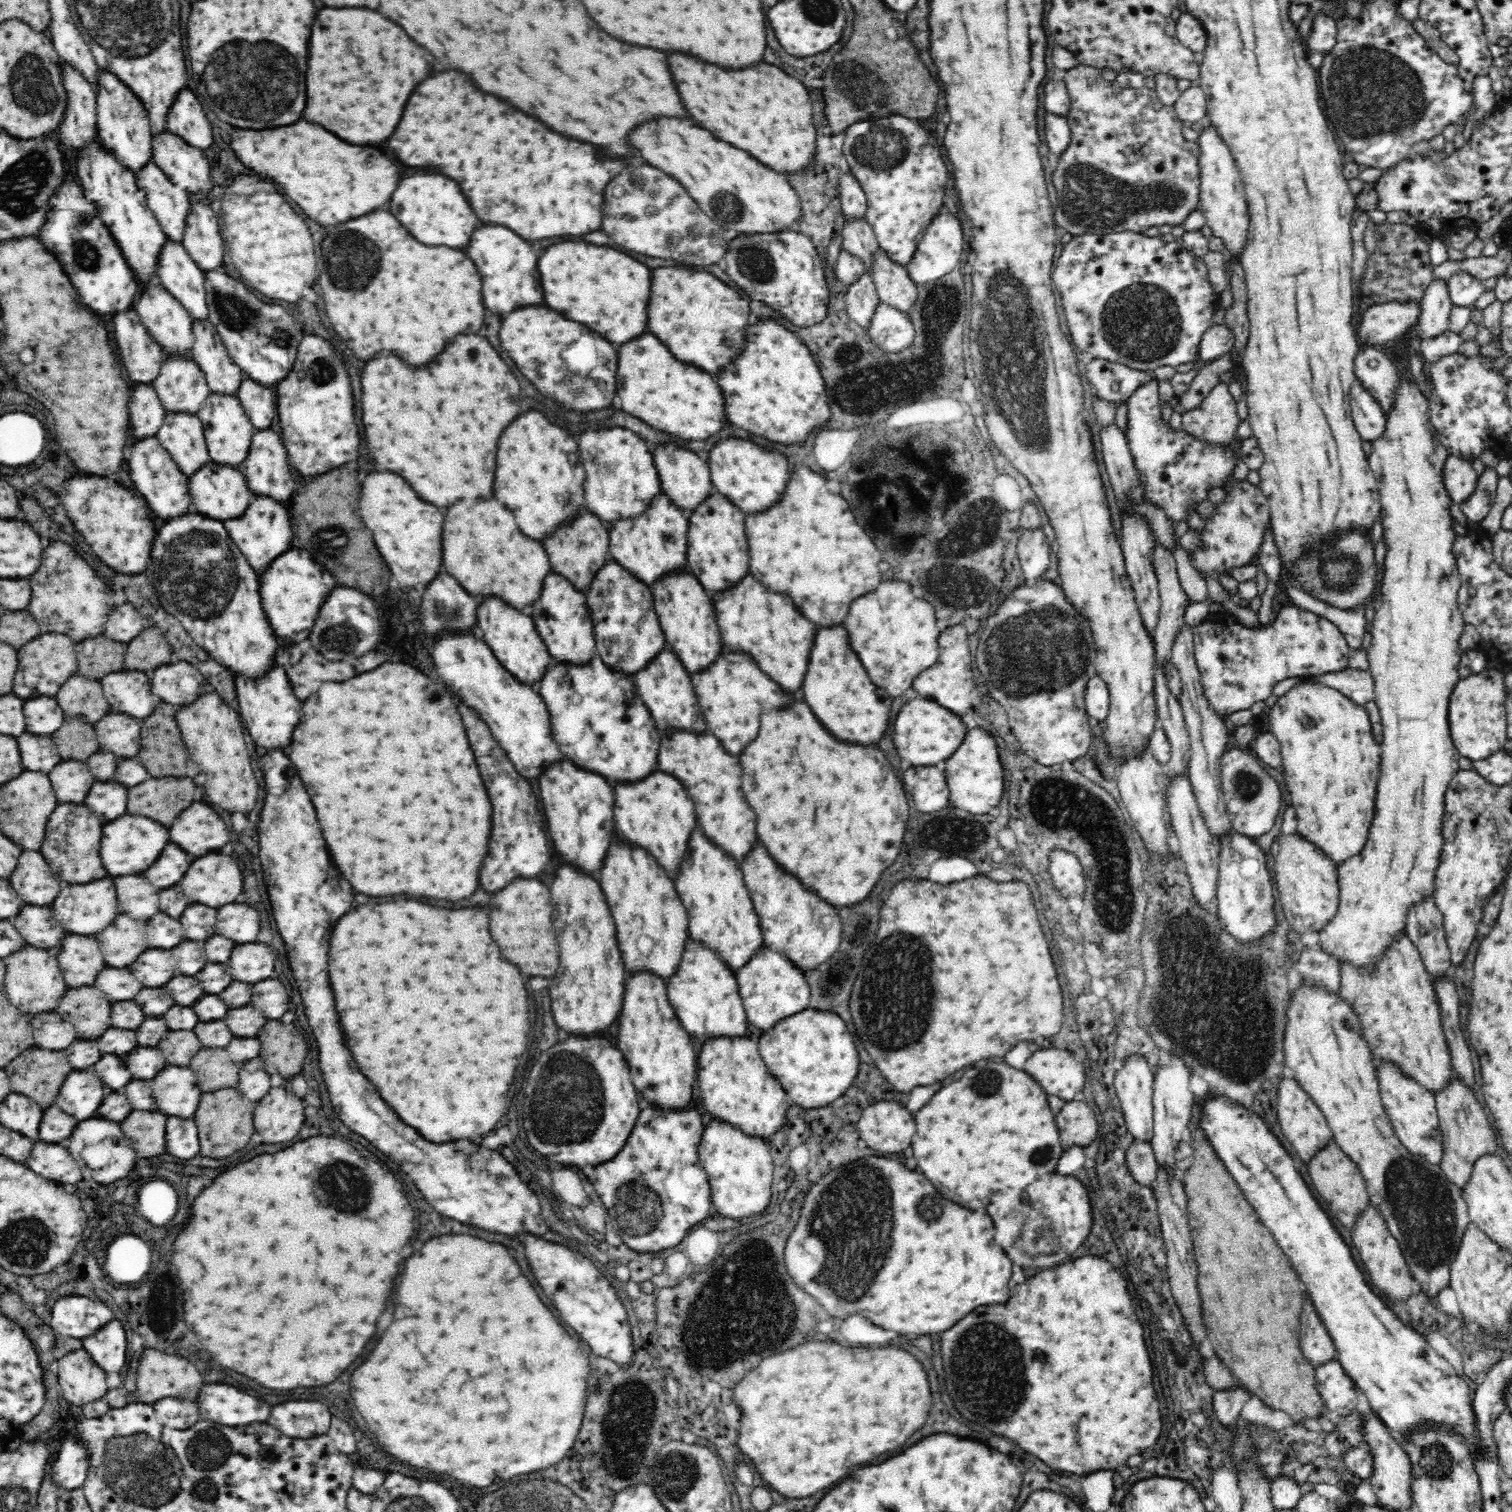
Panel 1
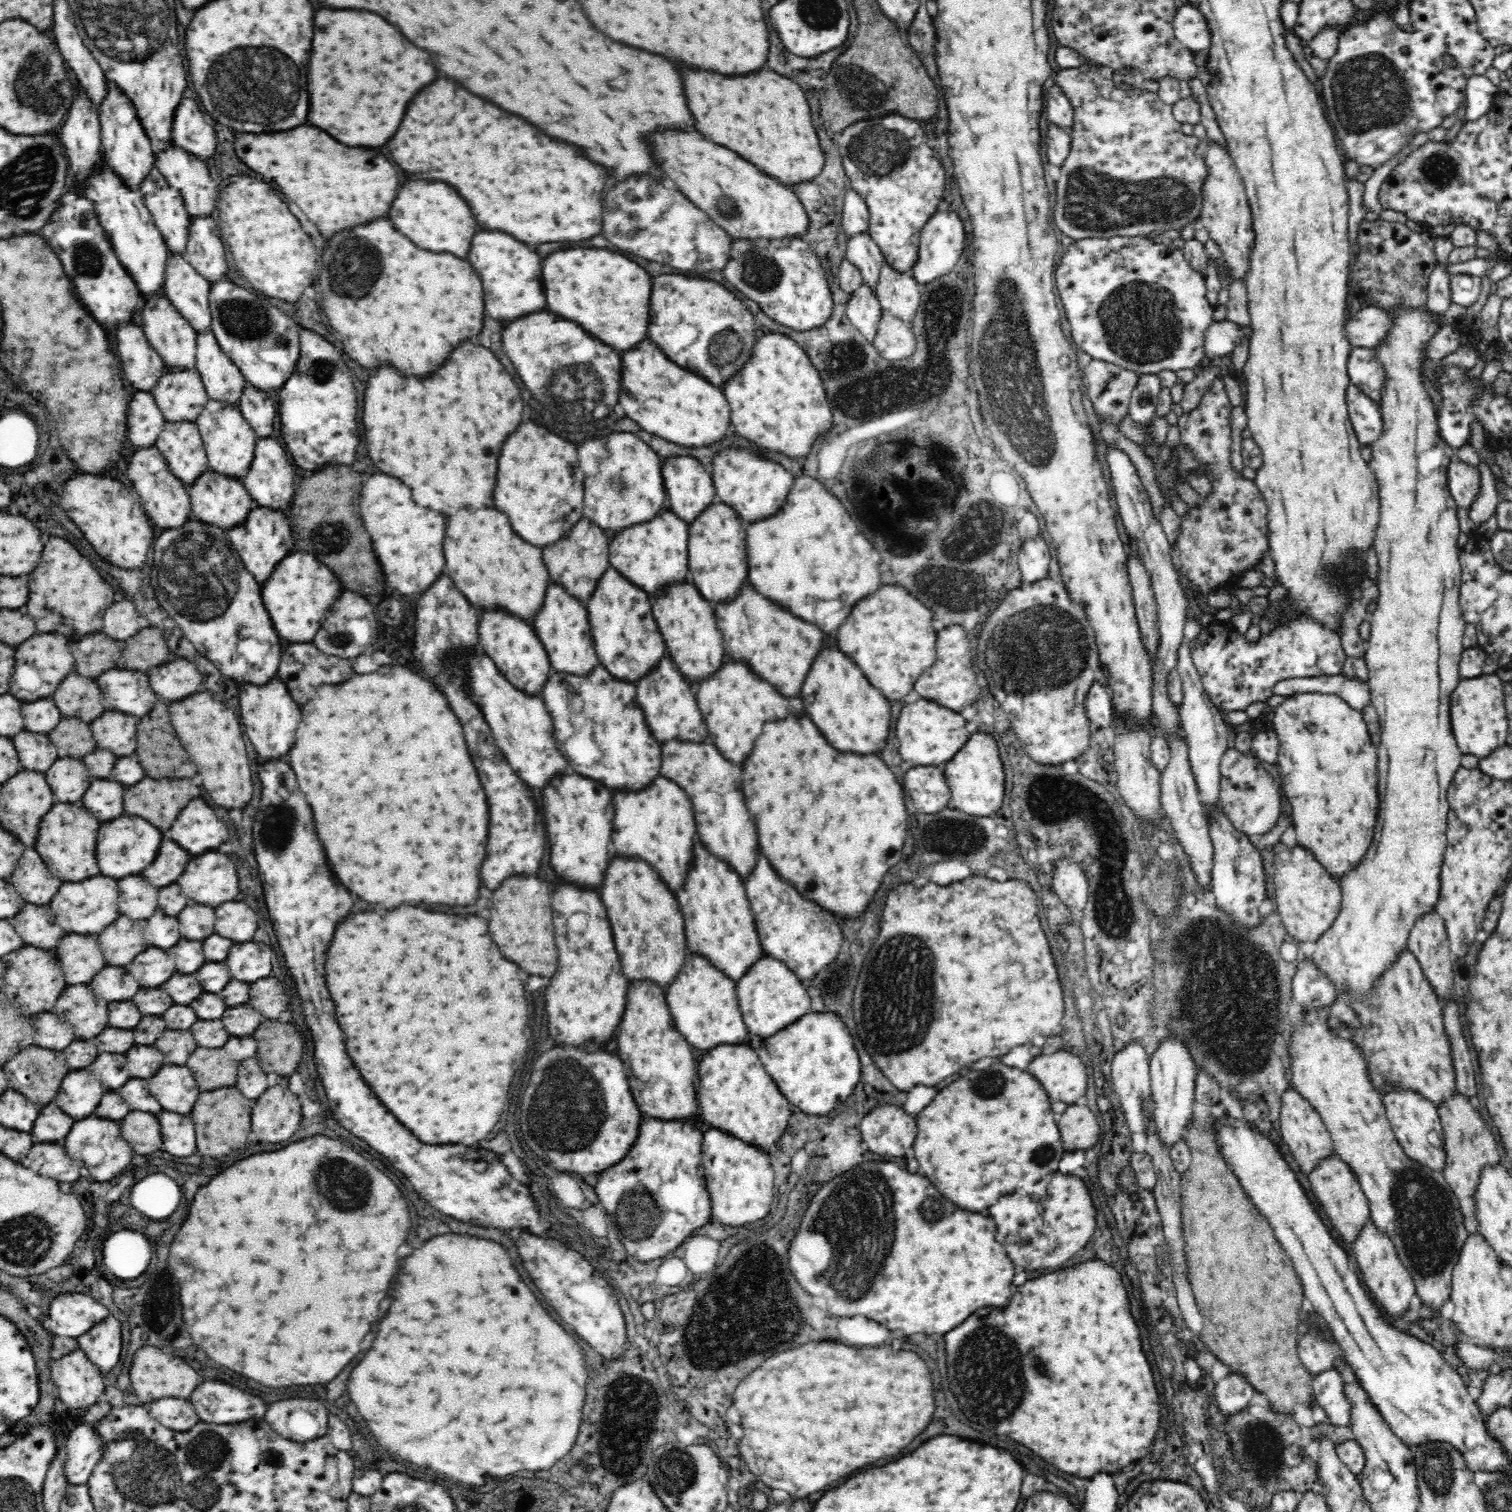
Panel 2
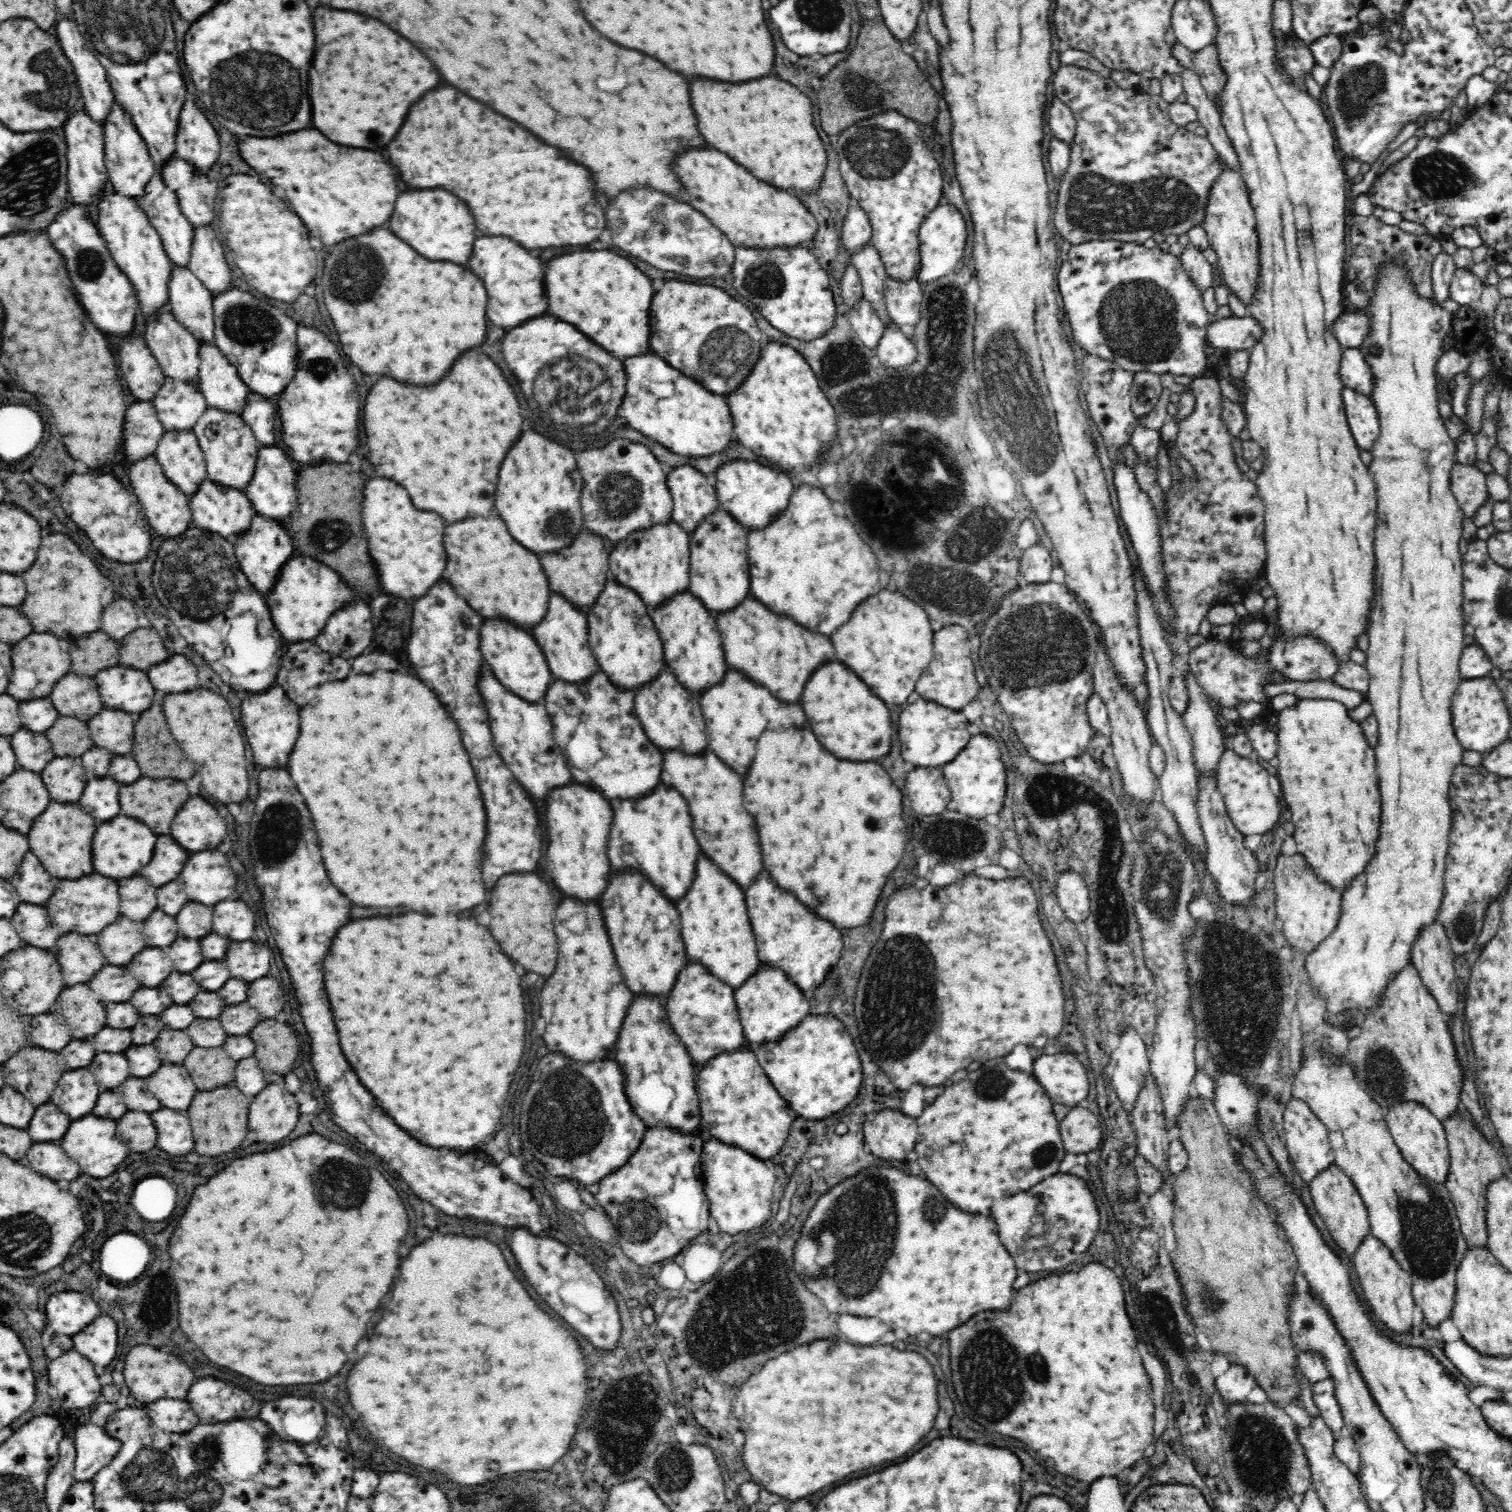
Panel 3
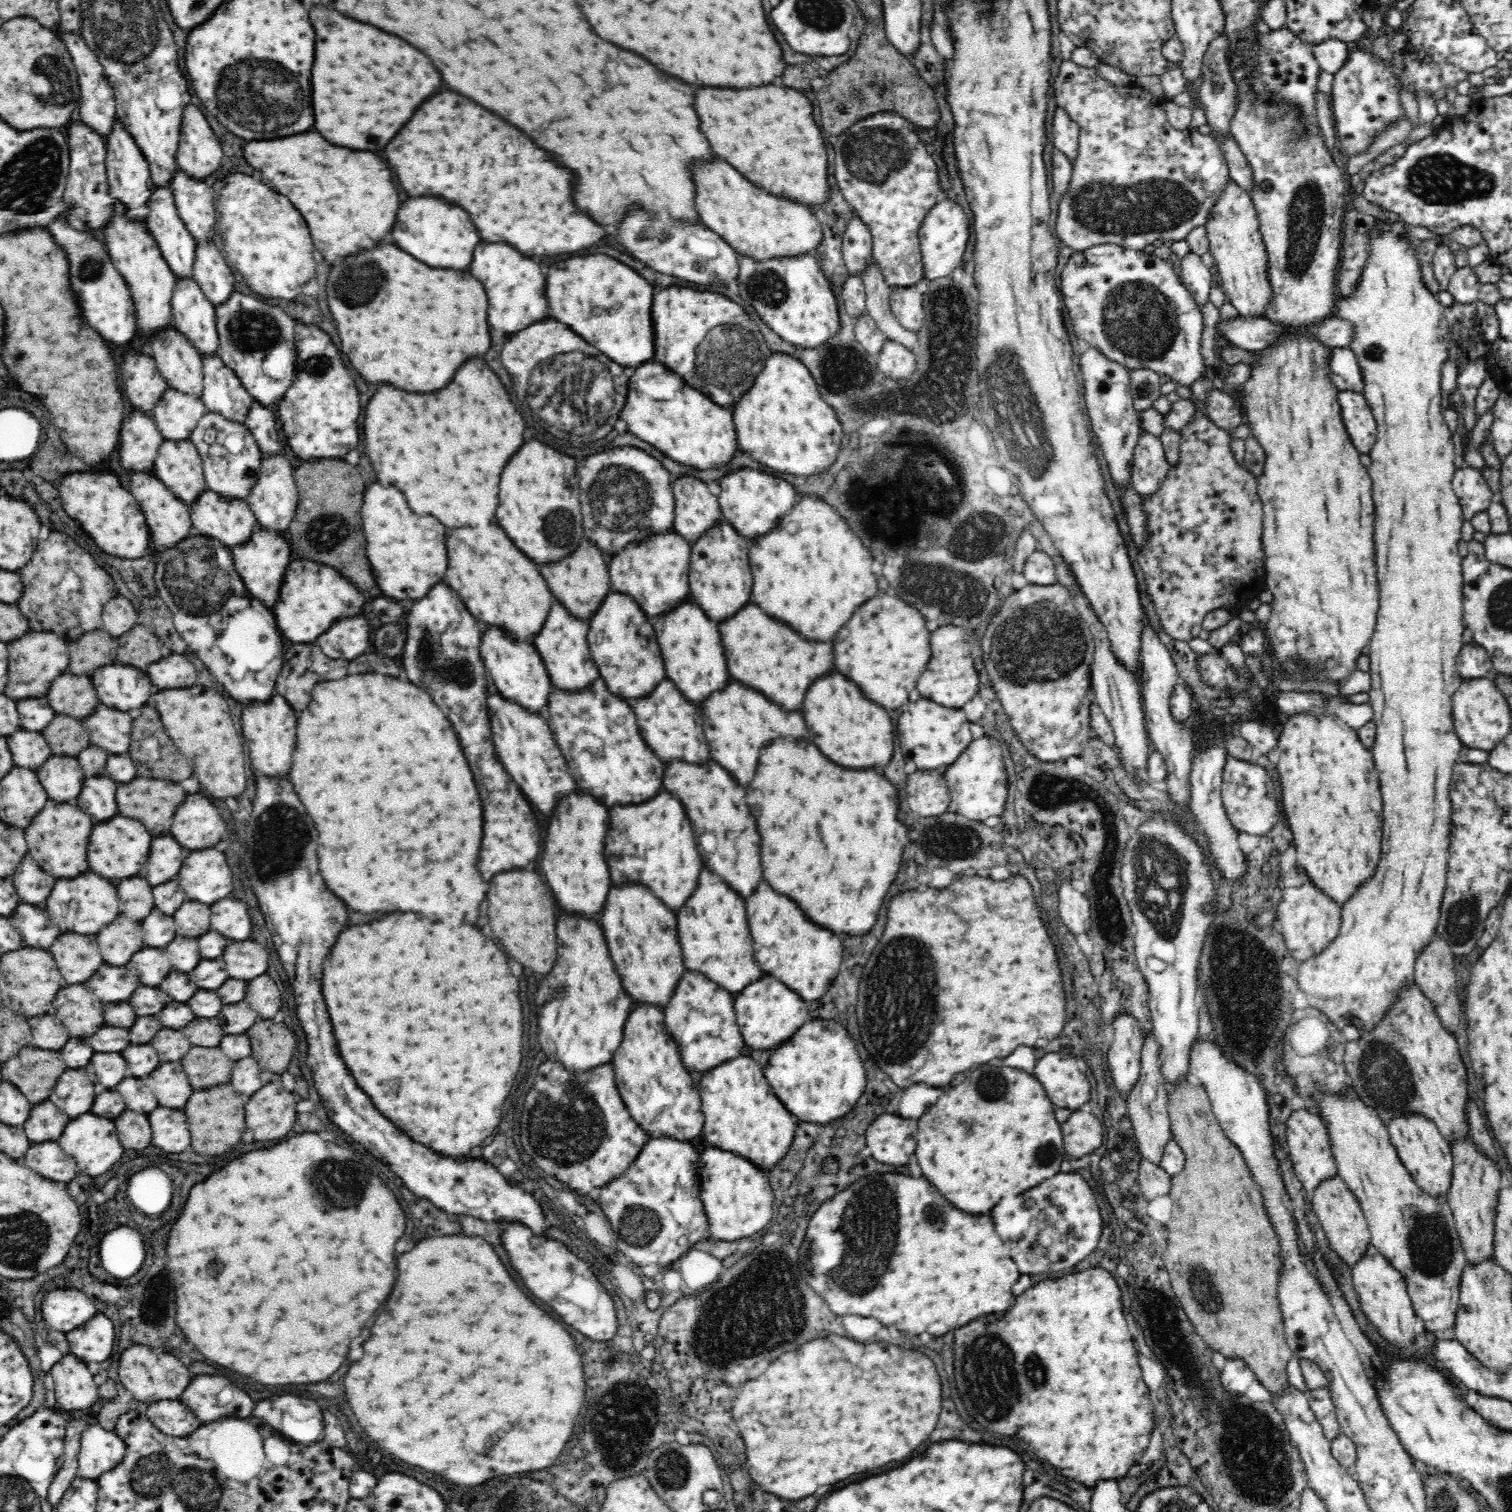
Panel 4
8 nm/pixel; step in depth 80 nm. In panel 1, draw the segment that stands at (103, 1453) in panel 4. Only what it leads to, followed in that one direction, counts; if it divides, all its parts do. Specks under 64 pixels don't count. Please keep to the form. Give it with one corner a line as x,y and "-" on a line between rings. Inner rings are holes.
77,1435
66,1439
51,1469
53,1479
62,1490
80,1488
86,1482
89,1471
87,1444

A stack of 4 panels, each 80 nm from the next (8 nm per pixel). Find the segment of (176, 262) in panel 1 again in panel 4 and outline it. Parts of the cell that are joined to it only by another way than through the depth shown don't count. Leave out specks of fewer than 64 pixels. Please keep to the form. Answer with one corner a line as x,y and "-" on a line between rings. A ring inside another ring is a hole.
193,277
177,279
171,307
172,326
194,345
200,356
216,355
220,344
216,309
206,299

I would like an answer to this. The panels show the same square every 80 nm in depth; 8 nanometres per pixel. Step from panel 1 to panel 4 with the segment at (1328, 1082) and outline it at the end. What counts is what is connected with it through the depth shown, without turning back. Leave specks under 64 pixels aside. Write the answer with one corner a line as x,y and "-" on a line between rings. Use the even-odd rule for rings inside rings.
1351,1090
1345,1097
1320,1093
1317,1098
1319,1098
1319,1112
1327,1124
1337,1174
1358,1199
1371,1234
1371,1244
1402,1274
1415,1314
1424,1321
1425,1330
1434,1334
1454,1328
1462,1286
1462,1272
1467,1262
1447,1197
1432,1197
1422,1192
1416,1185
1408,1169
1400,1161
1396,1147
1391,1143
1388,1129
1380,1121
1376,1109
1364,1105

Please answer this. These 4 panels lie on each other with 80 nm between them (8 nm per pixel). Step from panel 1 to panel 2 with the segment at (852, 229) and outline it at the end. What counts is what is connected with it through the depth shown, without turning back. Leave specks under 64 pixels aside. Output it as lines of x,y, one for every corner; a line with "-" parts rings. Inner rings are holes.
869,233
847,239
845,258
860,271
862,284
870,287
872,293
877,294
876,285
885,260
882,251

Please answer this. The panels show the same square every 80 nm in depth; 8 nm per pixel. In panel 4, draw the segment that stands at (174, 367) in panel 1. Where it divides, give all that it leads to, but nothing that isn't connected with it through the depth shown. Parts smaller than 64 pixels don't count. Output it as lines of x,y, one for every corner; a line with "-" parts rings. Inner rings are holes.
167,388
154,407
152,417
163,441
183,441
189,438
206,412
202,399

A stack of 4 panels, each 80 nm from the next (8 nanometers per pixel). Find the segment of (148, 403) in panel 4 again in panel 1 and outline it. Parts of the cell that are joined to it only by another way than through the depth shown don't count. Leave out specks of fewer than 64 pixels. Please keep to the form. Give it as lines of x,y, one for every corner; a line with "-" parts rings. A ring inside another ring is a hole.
134,307
115,316
112,322
118,352
130,380
140,385
152,384
160,376
162,363
167,359
166,353
148,335

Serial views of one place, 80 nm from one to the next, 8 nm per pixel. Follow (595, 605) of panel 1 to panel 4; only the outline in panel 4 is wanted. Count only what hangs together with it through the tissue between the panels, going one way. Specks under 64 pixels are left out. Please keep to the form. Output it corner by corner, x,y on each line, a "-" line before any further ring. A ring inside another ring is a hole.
616,591
609,593
589,622
587,641
599,676
610,693
626,702
651,695
656,685
666,679
652,623
632,597

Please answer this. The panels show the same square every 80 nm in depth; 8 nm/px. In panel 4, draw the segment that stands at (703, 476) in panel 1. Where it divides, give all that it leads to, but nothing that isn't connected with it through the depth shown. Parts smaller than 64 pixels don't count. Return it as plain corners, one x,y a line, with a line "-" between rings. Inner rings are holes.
691,475
677,479
672,485
675,496
673,530
693,544
723,520
718,497
710,493
706,483

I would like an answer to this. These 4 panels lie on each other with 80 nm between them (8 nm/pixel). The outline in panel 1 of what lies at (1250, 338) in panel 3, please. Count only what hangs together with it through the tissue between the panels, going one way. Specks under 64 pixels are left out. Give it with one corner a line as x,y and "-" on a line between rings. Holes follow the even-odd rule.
1214,324
1209,330
1206,330
1200,342
1199,362
1211,362
1224,354
1231,353
1234,342
1234,333
1228,325

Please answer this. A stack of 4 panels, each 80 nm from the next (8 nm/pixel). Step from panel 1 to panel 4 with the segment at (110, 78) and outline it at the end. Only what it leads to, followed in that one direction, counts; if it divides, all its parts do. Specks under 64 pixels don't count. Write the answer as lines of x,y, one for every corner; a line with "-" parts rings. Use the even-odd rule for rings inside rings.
118,120
113,124
113,131
107,138
105,165
107,166
109,195
126,207
126,210
124,210
126,221
144,223
145,225
149,213
147,202
153,193
150,186
148,161
144,159
144,155
138,149
138,145
136,145
136,141
134,141
132,135
124,129
122,123
118,123

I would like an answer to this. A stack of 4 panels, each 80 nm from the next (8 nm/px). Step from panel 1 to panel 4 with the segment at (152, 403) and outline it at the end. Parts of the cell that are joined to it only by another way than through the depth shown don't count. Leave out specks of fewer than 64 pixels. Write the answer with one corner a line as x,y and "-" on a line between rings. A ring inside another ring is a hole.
132,412
122,424
120,438
120,464
126,472
133,474
154,470
163,440
152,416

